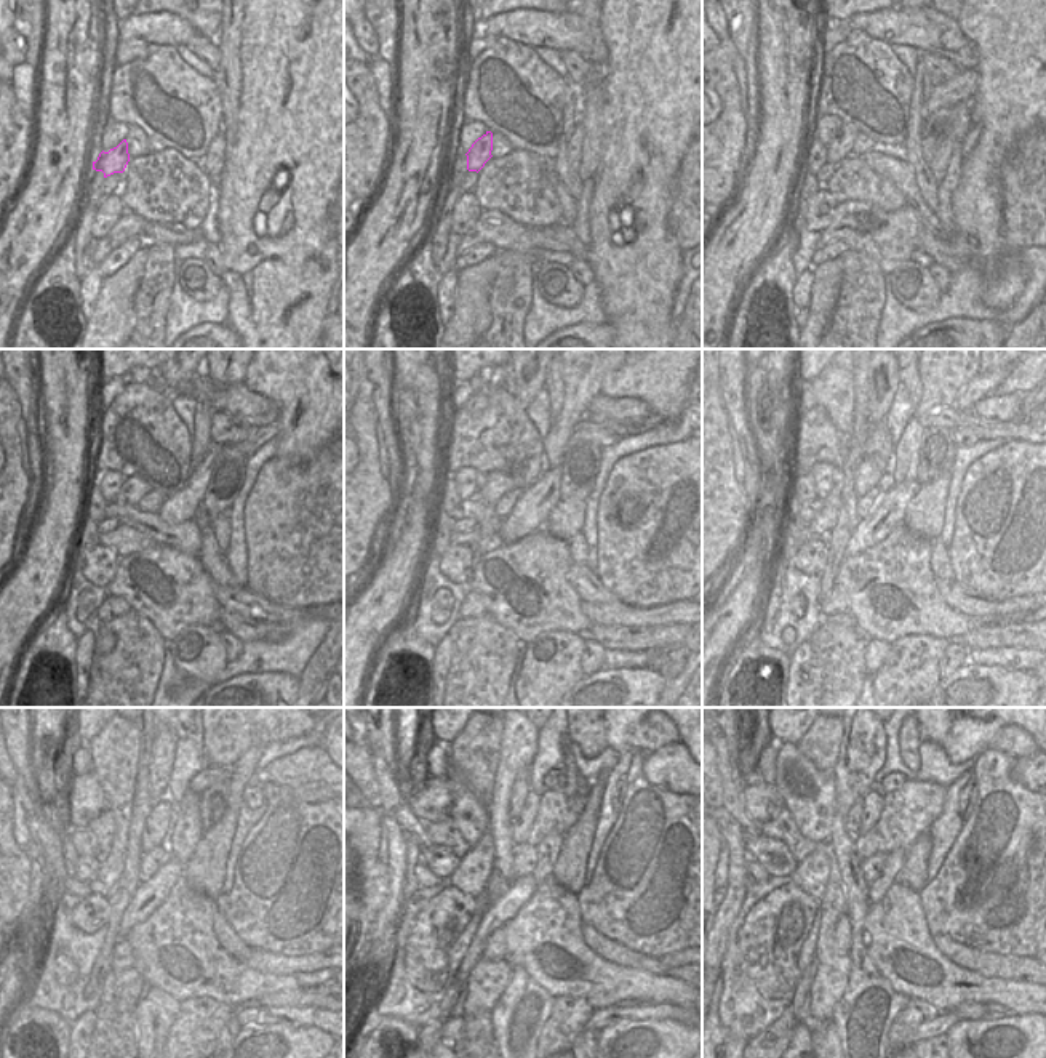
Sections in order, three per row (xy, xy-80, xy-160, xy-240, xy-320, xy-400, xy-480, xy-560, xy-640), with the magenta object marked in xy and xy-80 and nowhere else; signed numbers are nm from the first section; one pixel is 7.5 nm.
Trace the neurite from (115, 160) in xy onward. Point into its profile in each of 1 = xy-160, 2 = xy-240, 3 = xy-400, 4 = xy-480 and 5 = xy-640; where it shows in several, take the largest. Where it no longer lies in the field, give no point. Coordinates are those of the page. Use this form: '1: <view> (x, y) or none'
1: xy-160 (840, 148)
2: xy-240 (133, 488)
3: xy-400 (867, 476)
4: xy-480 (155, 826)
5: xy-640 (872, 801)

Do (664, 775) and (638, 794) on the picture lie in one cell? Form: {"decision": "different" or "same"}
{"decision": "different"}

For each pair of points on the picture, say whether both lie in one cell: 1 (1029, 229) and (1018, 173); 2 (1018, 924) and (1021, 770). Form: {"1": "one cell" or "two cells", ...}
{"1": "one cell", "2": "two cells"}

